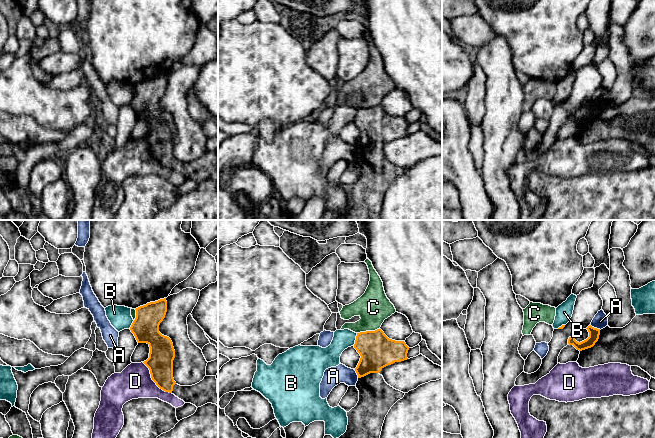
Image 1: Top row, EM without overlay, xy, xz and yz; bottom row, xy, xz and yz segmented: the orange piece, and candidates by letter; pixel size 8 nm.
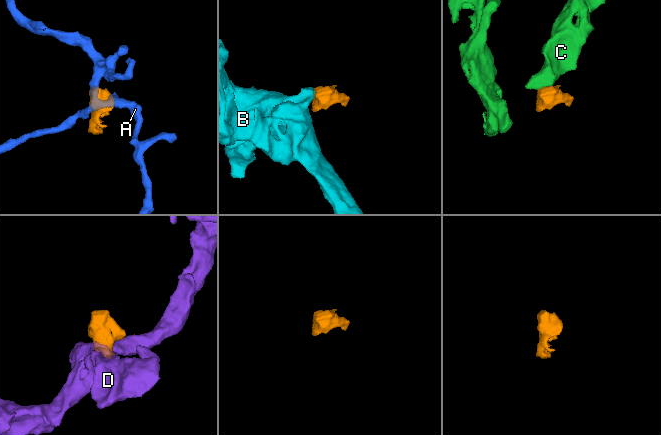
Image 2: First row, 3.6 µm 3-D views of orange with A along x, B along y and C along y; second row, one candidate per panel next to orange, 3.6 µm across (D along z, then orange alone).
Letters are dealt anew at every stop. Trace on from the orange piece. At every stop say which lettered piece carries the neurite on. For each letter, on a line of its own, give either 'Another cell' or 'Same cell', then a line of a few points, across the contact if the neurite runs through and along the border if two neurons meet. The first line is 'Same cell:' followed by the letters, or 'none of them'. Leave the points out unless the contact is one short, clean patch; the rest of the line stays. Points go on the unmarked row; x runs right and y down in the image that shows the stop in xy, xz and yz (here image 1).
Same cell: none of them
A: Another cell. Line: yz (590, 101), (600, 105)
B: Another cell. Line: xz (357, 109), (353, 121)
C: Another cell. Line: xz (379, 104), (373, 107), (360, 107), (357, 109)
D: Another cell

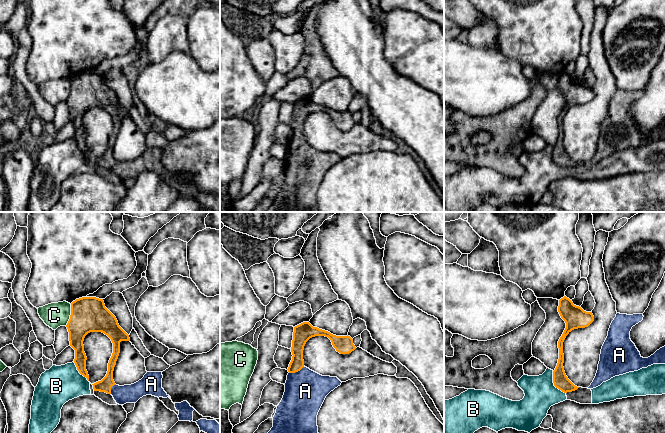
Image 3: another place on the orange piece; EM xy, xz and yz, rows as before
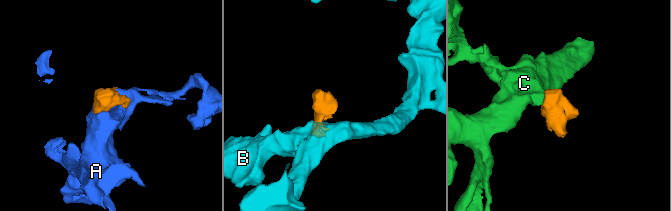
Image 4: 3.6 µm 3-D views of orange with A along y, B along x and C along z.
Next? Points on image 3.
Same cell: A
A: Same cell
B: Another cell
C: Another cell. Line: xy (71, 80), (70, 94), (65, 101)

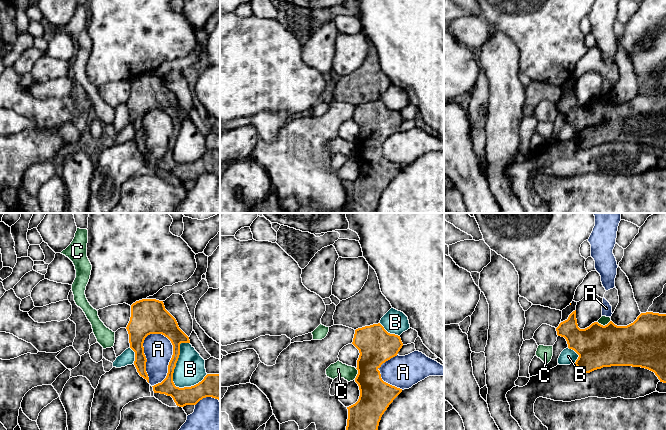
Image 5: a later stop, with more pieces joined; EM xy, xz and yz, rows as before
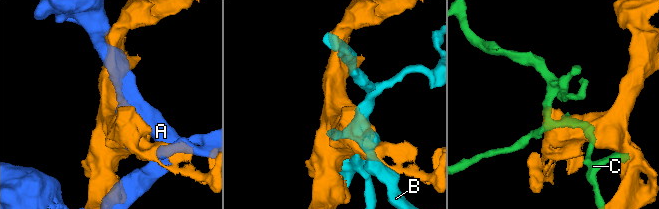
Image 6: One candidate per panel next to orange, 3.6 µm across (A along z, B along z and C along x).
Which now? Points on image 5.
Same cell: none of them
A: Another cell
B: Another cell
C: Another cell

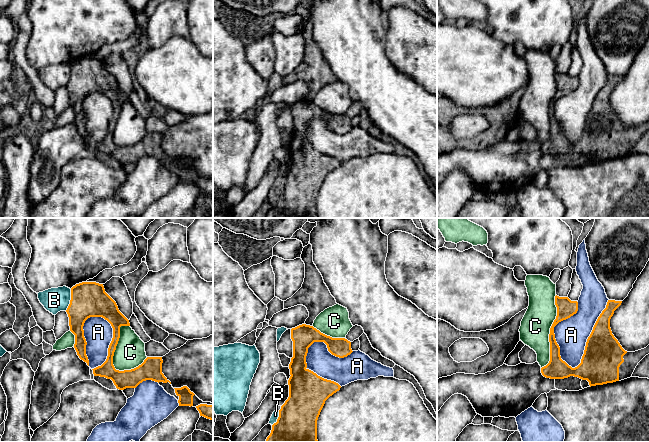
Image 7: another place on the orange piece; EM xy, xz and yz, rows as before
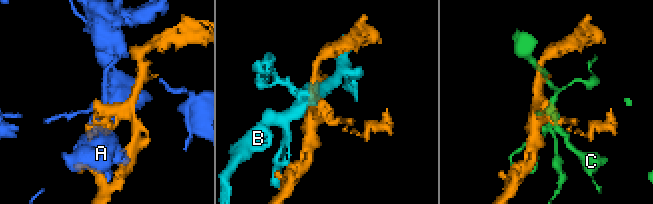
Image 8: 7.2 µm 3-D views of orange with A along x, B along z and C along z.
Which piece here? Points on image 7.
Same cell: none of them
A: Another cell
B: Another cell
C: Another cell

